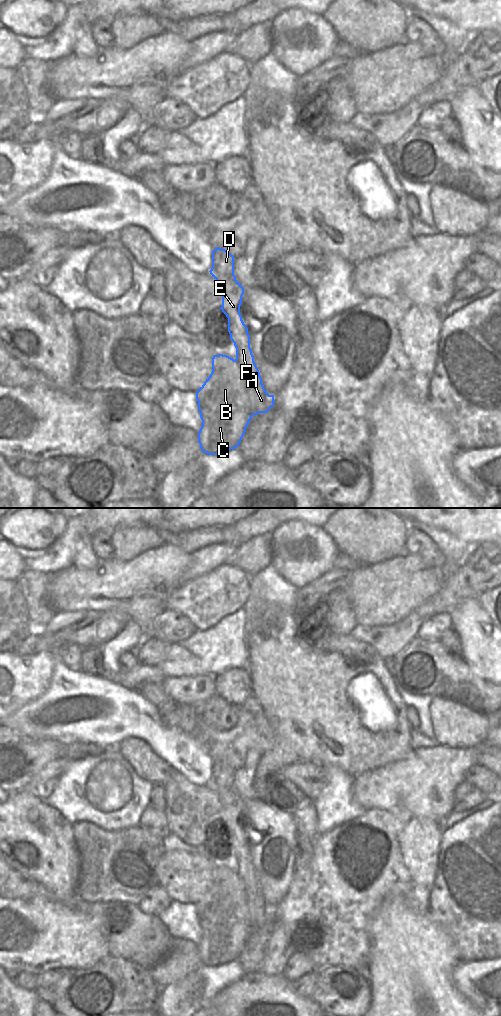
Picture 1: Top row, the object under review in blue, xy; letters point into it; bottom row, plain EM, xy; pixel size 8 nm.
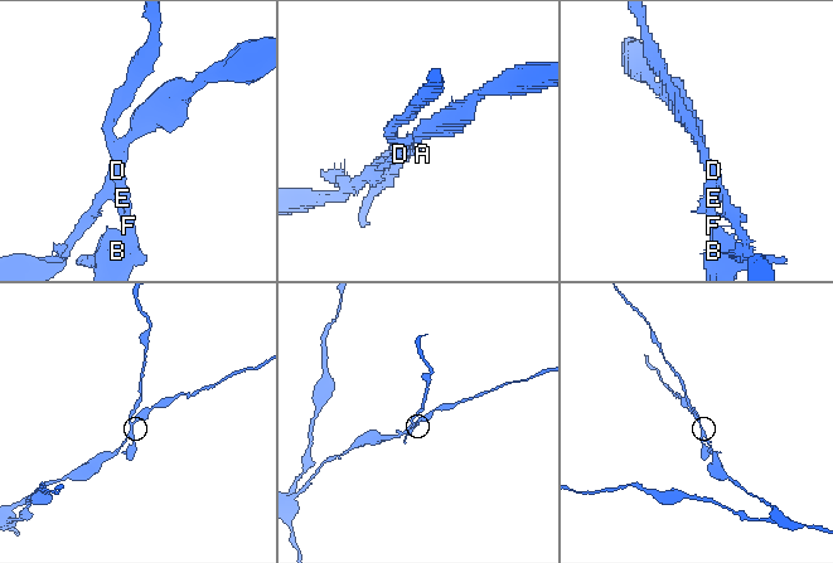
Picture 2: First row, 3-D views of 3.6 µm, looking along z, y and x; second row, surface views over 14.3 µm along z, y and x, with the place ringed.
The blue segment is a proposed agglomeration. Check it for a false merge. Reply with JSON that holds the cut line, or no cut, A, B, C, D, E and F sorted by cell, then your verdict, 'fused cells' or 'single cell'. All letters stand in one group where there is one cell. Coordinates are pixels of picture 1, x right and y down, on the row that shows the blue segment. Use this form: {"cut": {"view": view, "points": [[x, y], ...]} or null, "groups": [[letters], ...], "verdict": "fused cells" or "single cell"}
{"cut": {"view": "xy", "points": [[233, 272], [228, 278], [222, 280], [220, 287]]}, "groups": [["A", "B", "C", "E", "F"], ["D"]], "verdict": "fused cells"}

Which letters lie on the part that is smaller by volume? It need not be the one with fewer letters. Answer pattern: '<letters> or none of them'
A, B, C, E, F

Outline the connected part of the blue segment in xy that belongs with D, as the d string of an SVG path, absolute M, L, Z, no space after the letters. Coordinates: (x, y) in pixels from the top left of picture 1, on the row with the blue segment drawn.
M217 247L212 251L212 268L209 272L221 287L222 280L229 279L234 273L234 256Z

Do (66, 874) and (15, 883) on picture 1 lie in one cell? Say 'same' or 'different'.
different

